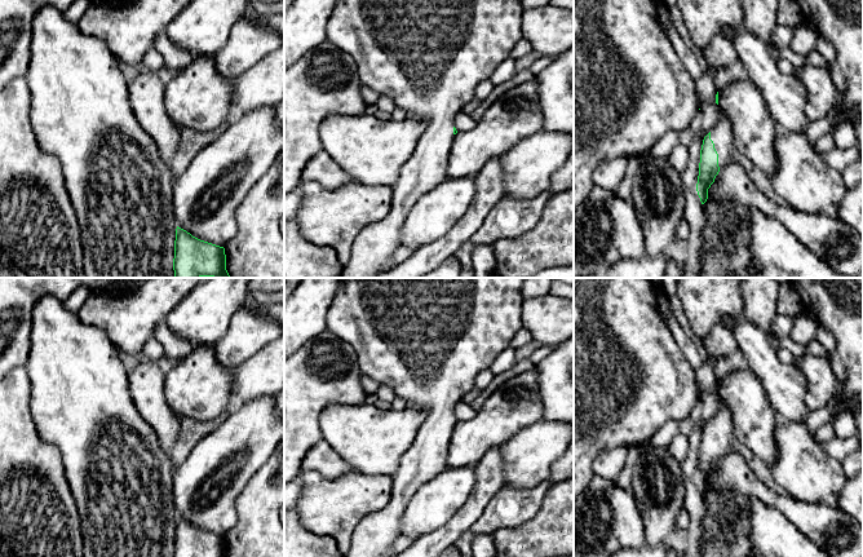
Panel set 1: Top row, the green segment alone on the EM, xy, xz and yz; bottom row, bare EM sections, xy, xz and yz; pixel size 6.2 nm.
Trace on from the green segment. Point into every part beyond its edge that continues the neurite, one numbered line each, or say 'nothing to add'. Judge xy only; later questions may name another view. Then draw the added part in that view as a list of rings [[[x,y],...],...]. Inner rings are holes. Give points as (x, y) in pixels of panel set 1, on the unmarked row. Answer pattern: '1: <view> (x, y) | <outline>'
nothing to add

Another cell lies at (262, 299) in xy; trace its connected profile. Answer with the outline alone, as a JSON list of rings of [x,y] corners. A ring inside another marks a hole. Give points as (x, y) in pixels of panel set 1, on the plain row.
[[[249,291],[249,301],[265,308],[270,304],[284,304],[284,291],[280,292],[265,292],[265,291]]]

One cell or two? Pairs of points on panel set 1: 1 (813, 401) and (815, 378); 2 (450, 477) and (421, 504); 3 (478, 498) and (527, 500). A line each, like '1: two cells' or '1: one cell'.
1: one cell
2: one cell
3: two cells

